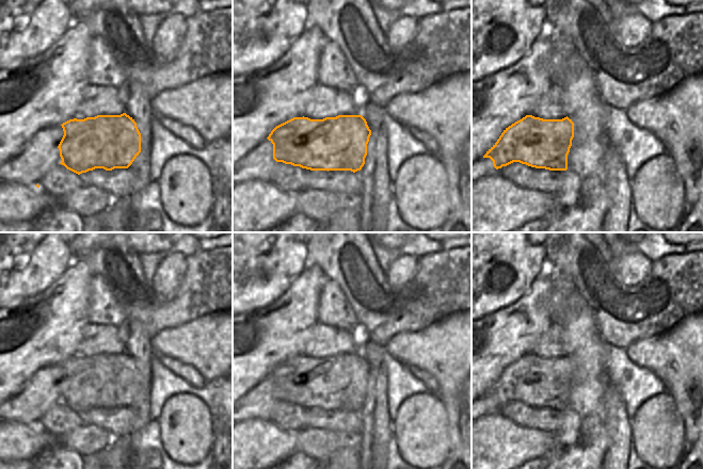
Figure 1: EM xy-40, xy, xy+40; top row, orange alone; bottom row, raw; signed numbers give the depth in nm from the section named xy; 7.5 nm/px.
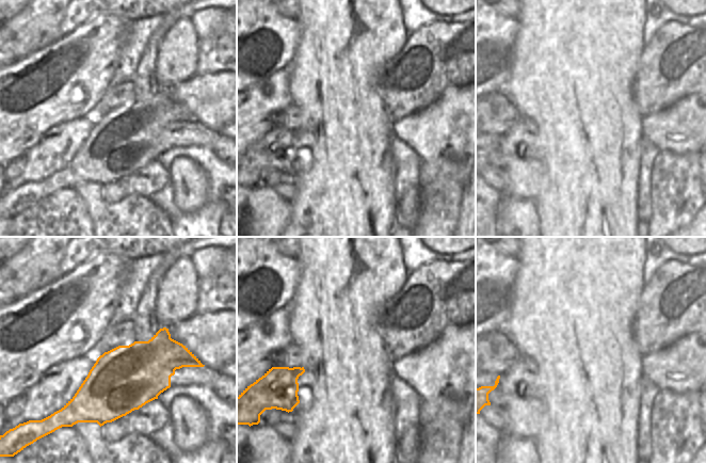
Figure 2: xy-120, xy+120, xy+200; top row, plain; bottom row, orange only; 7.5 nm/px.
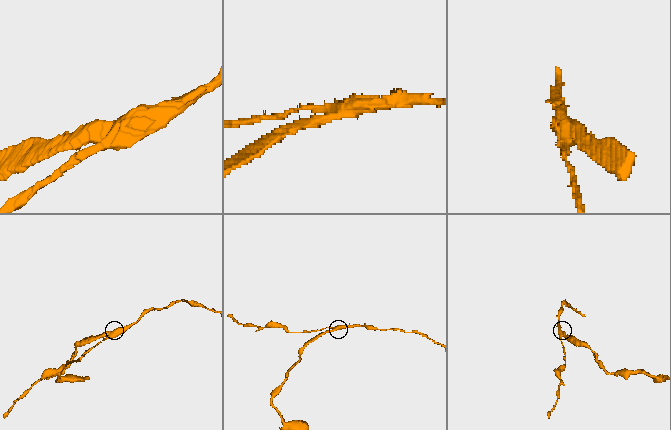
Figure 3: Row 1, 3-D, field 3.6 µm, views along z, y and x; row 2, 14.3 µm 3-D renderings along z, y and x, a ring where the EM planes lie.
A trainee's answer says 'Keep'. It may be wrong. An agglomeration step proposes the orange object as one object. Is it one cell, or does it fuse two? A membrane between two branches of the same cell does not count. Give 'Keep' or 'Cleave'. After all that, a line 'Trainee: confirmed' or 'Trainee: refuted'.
Cleave.
Trainee: refuted

